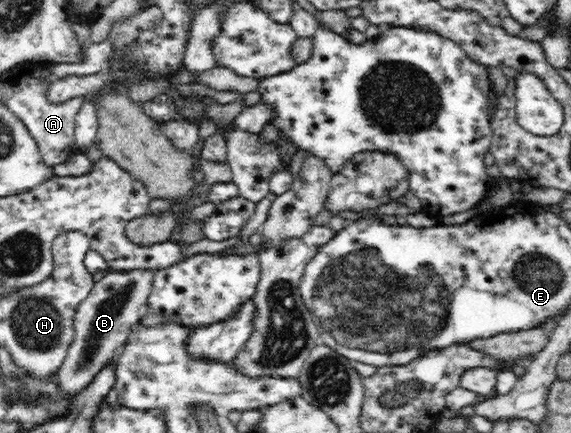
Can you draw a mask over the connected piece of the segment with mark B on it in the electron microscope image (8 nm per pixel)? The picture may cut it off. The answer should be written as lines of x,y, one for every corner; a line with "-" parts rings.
155,269
111,271
95,282
88,296
80,302
74,320
76,335
69,347
63,366
58,370
56,382
61,394
75,395
86,388
92,378
102,370
116,352
128,342
129,335
139,318
151,293

